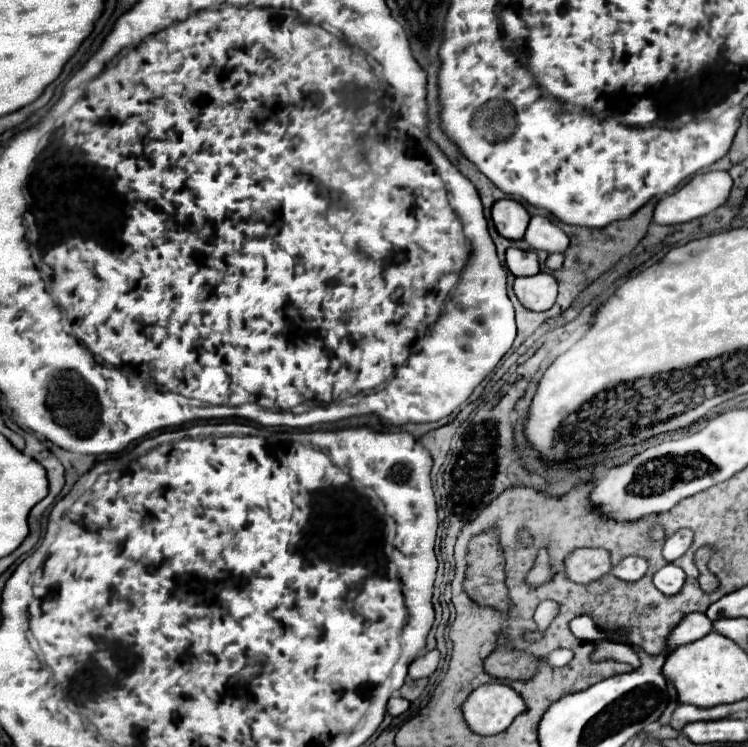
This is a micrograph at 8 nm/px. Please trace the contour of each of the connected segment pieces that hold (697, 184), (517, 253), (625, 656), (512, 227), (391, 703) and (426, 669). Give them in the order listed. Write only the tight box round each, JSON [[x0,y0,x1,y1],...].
[[652,172,732,224],[506,248,540,276],[592,642,640,668],[492,200,530,240],[388,696,410,716],[408,650,440,680]]

